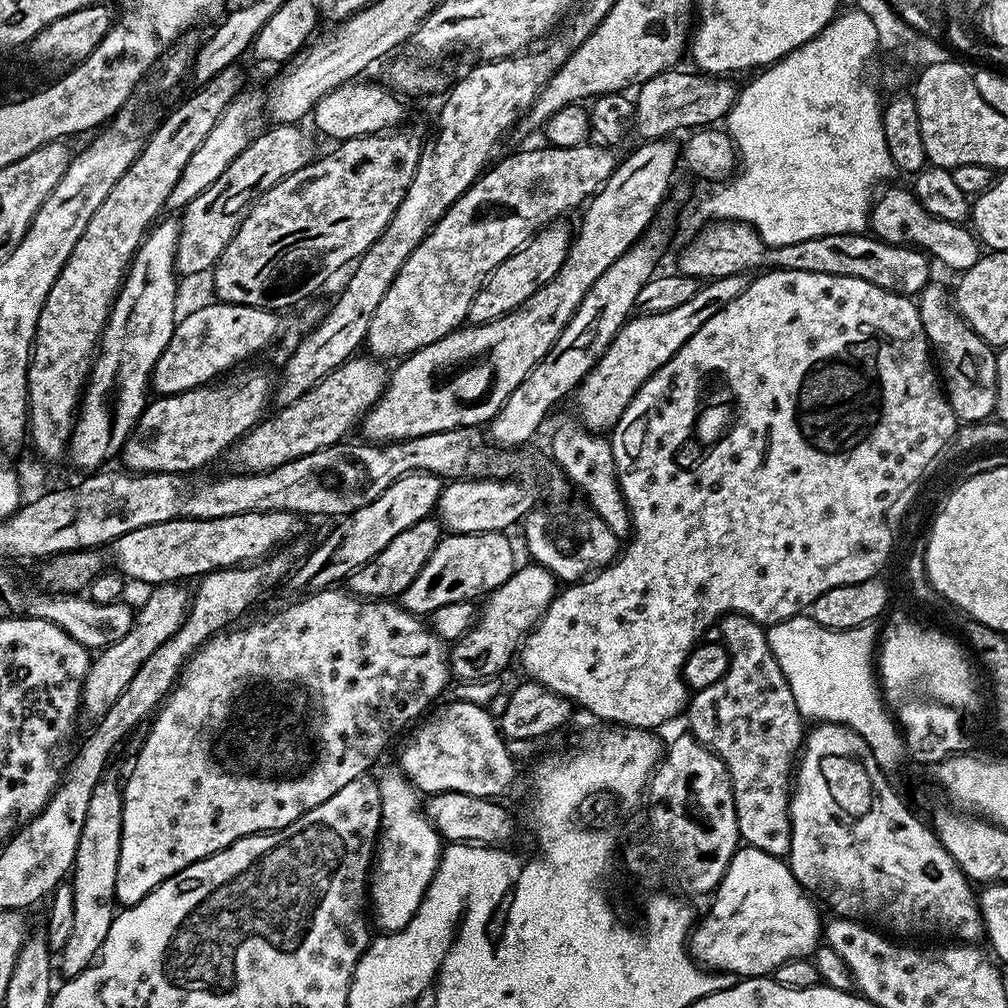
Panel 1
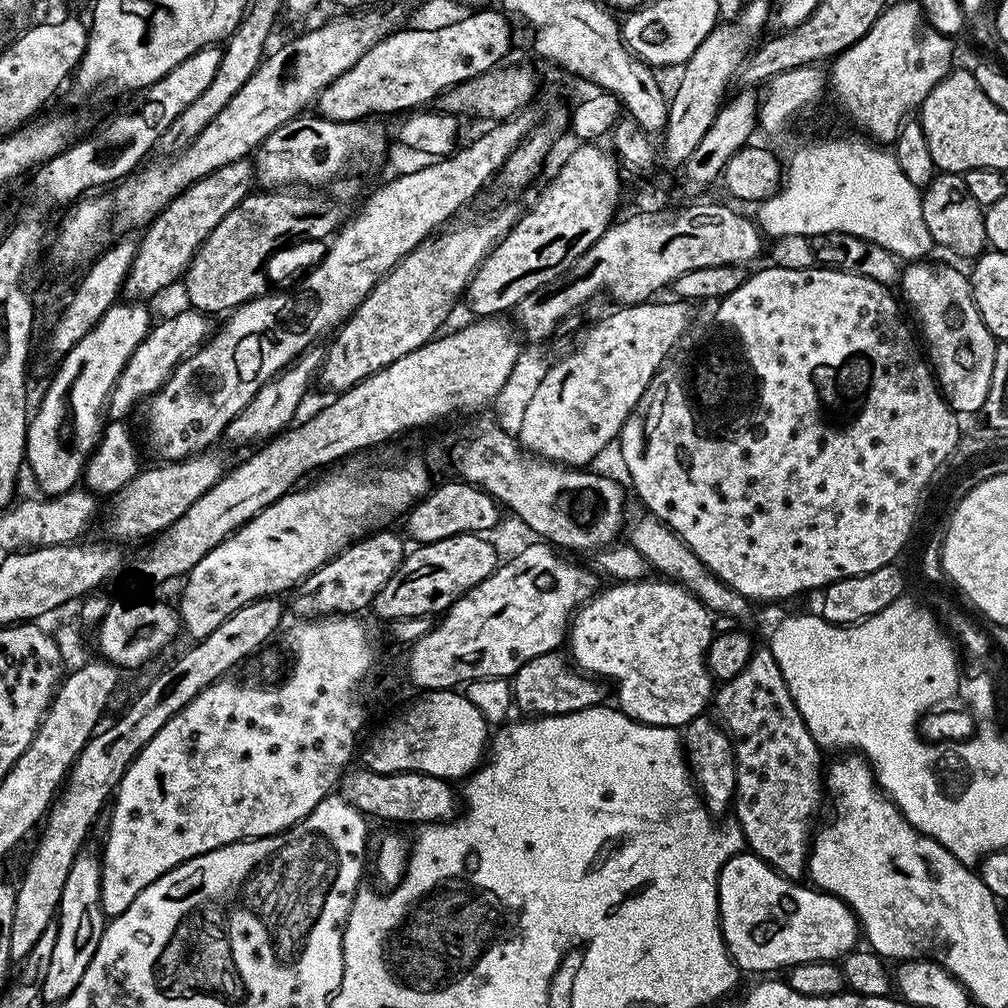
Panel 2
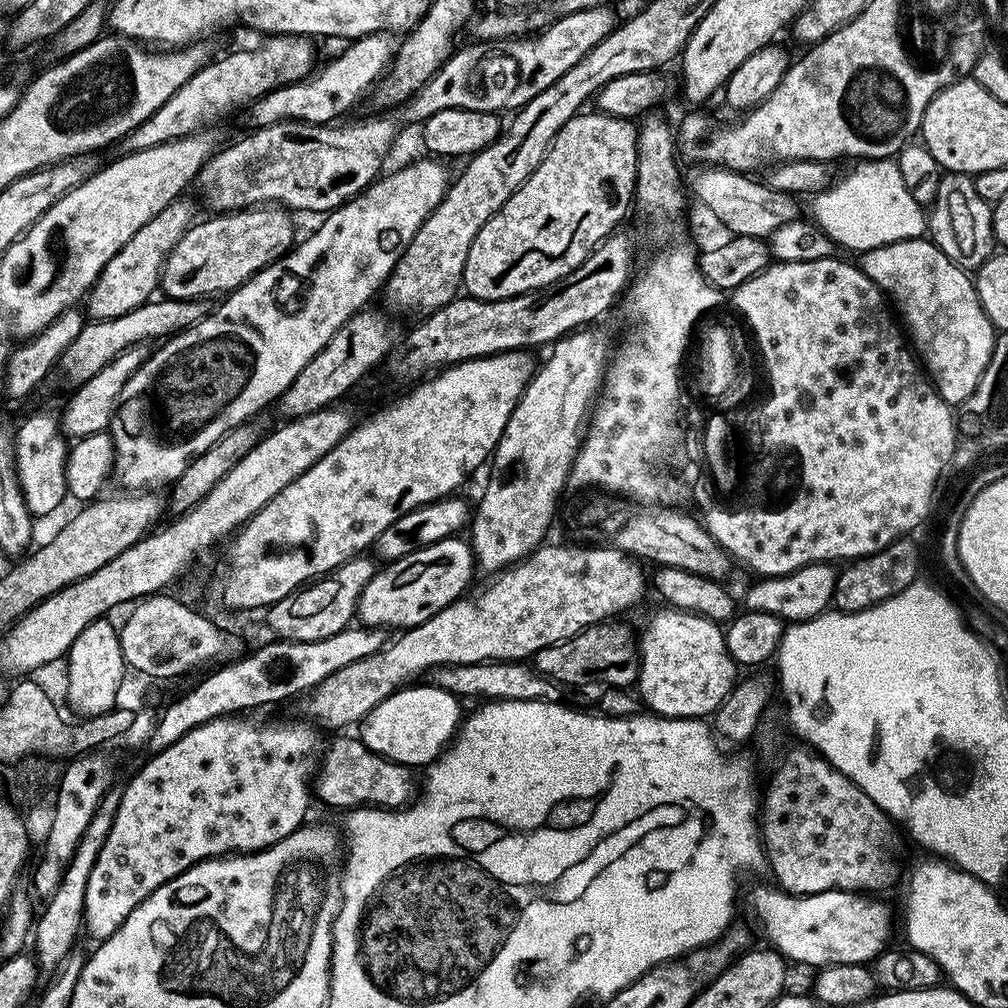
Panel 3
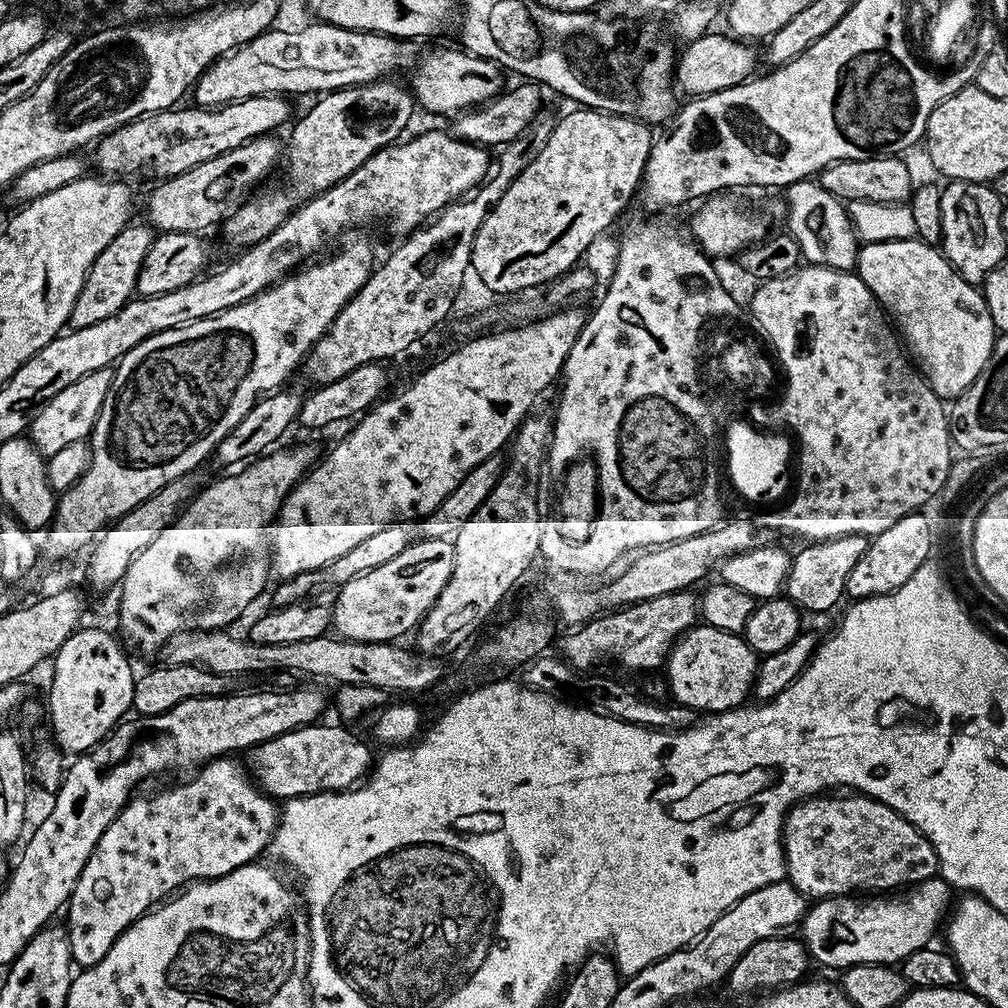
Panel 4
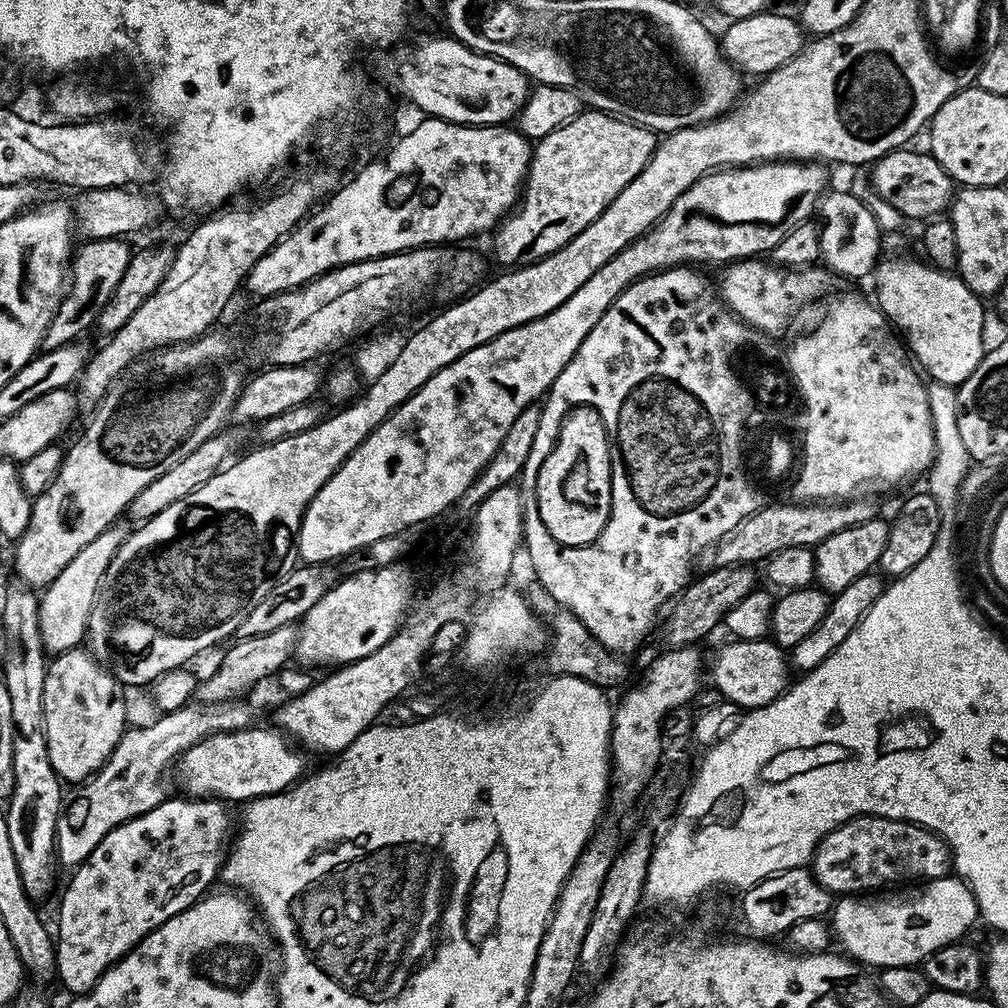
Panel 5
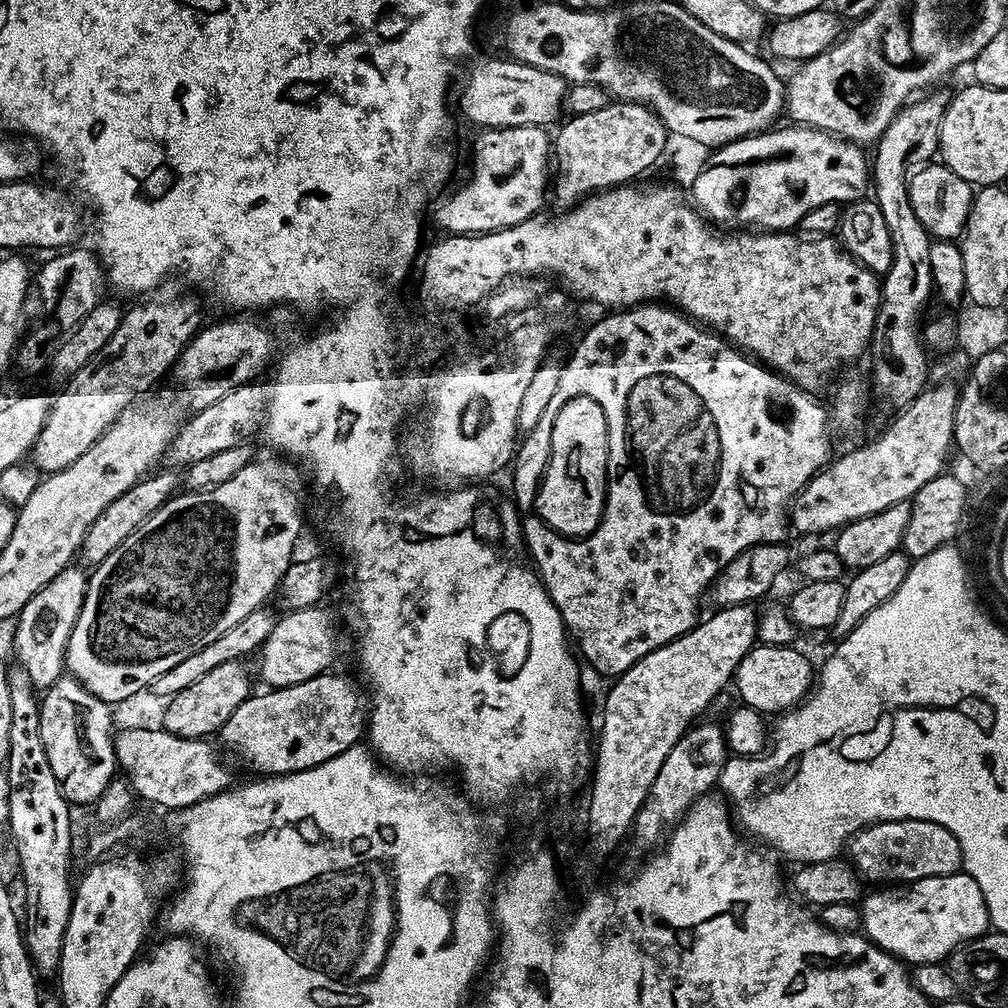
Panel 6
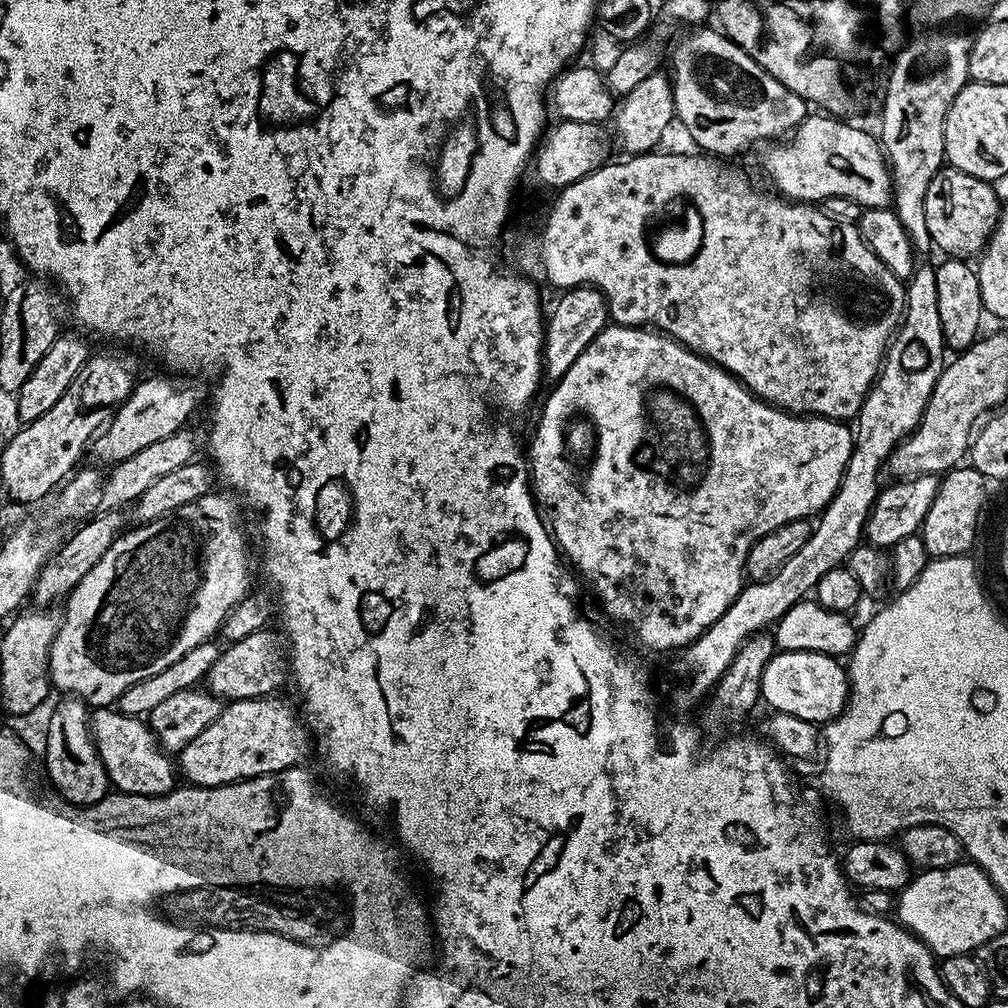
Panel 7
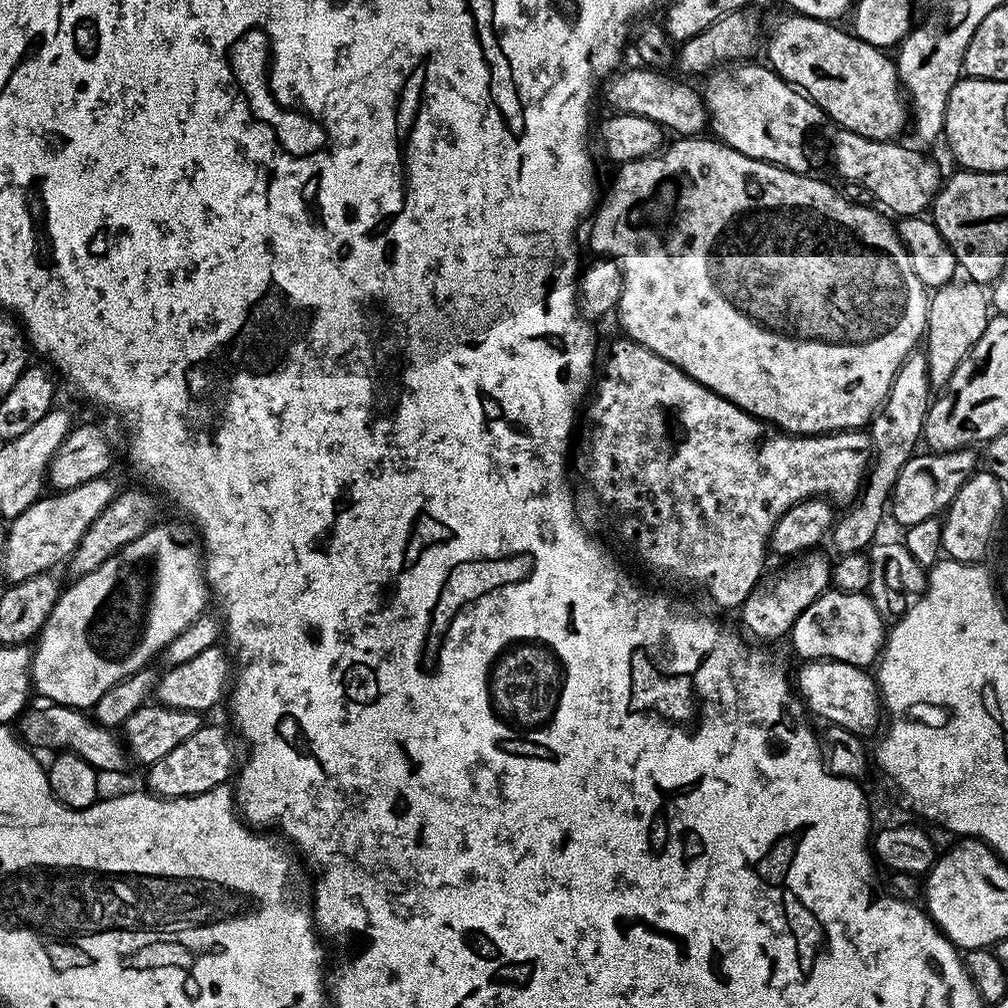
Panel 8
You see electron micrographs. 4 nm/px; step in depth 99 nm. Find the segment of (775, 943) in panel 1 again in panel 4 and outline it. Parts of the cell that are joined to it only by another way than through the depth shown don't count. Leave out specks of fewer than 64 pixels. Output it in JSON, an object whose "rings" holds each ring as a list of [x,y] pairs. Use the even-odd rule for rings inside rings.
{"rings":[[[933,878],[887,898],[856,900],[855,895],[829,896],[827,900],[815,901],[804,914],[804,947],[815,963],[817,960],[837,970],[852,968],[856,964],[899,965],[901,960],[914,954],[914,950],[933,943],[936,927],[939,924],[941,927],[949,915],[952,895],[953,889],[948,883]]]}

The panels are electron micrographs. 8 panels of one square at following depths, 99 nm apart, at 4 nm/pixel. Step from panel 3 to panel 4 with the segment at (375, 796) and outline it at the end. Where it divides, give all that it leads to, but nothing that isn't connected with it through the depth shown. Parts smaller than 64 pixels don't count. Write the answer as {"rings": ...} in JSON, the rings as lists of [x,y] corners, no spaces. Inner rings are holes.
{"rings":[[[336,722],[324,723],[307,724],[304,728],[278,734],[278,738],[270,738],[257,744],[247,753],[246,764],[250,769],[251,779],[269,796],[280,802],[292,800],[295,796],[309,796],[319,792],[343,792],[361,783],[373,767],[374,752],[372,756],[371,750],[351,732],[353,730],[351,727],[341,726]]]}

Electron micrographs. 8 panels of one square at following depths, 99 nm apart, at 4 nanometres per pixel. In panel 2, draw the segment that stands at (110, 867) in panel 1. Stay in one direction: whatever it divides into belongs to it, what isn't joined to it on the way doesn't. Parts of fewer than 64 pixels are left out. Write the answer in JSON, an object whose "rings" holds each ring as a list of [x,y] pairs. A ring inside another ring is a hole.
{"rings":[[[99,855],[77,856],[74,866],[70,866],[66,886],[62,886],[58,909],[58,936],[54,954],[45,970],[45,980],[41,982],[39,997],[41,1001],[52,1006],[59,1005],[61,1000],[74,994],[78,982],[82,982],[82,974],[86,974],[86,966],[90,966],[90,961],[94,958],[94,950],[98,950],[98,942],[102,942],[106,917],[100,905],[100,861]]]}

